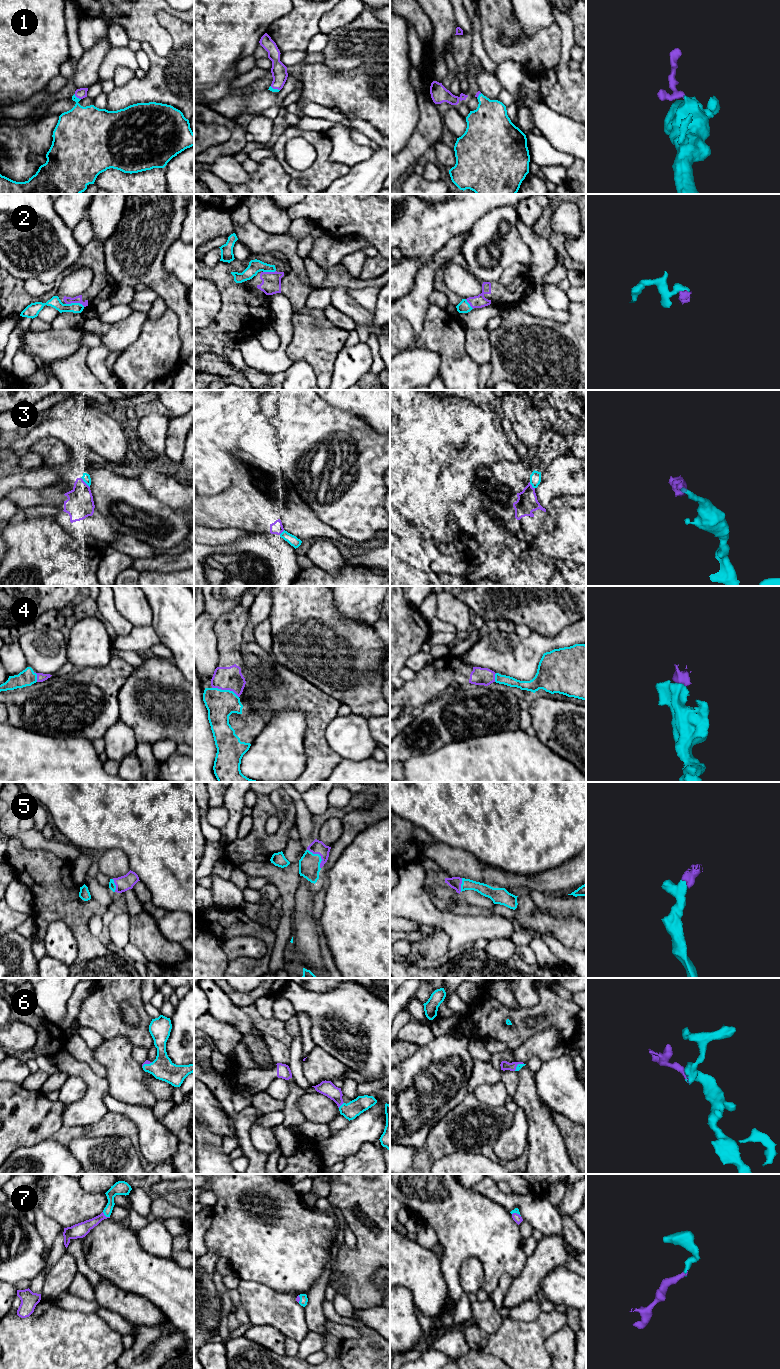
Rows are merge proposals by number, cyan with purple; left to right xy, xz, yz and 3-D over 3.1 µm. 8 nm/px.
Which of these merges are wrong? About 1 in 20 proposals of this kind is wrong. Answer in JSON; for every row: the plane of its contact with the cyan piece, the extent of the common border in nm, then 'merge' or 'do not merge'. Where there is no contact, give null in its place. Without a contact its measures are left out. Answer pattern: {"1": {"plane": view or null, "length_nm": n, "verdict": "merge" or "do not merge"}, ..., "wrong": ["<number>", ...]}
{"1": {"plane": "xy", "length_nm": 70, "verdict": "merge"}, "2": {"plane": "xy", "length_nm": 150, "verdict": "do not merge"}, "3": {"plane": "xy", "length_nm": 110, "verdict": "do not merge"}, "4": {"plane": "xz", "length_nm": 240, "verdict": "merge"}, "5": {"plane": "xz", "length_nm": 190, "verdict": "merge"}, "6": {"plane": "xz", "length_nm": 60, "verdict": "merge"}, "7": {"plane": "xy", "length_nm": 80, "verdict": "merge"}, "wrong": ["2", "3"]}

